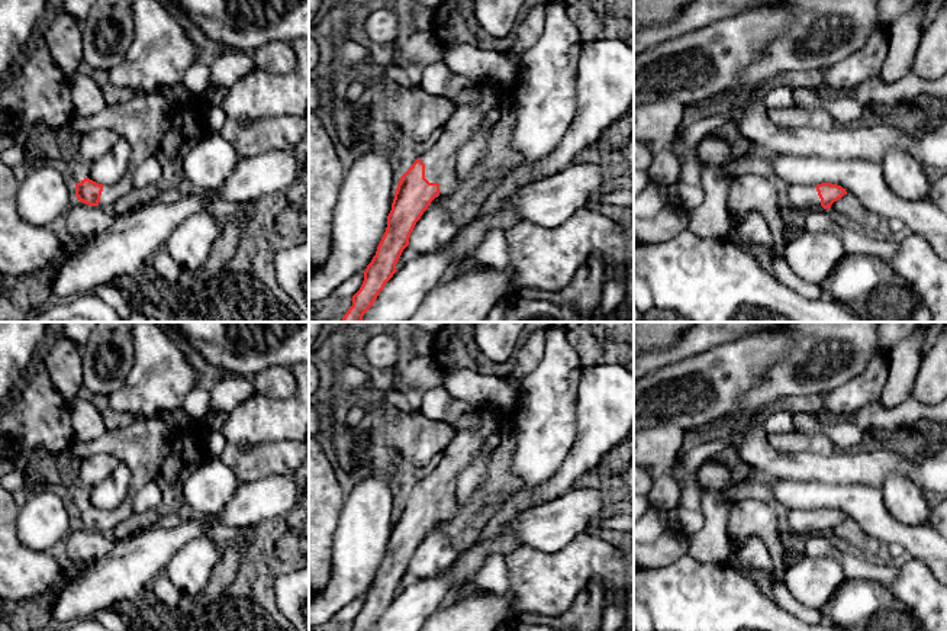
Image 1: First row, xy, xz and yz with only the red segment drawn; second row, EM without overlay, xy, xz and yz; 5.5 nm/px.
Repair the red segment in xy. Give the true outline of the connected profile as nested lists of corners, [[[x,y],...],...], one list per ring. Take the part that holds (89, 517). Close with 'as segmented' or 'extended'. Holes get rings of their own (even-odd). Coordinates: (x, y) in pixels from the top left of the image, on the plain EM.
[[[131,499],[122,502],[112,511],[103,511],[84,502],[80,508],[75,509],[75,521],[77,525],[88,531],[99,531],[104,537],[112,537],[116,525],[128,519],[131,514]]]; extended

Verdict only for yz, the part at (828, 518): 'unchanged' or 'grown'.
grown

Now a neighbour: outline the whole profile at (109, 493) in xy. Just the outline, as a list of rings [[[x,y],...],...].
[[[120,463],[106,480],[86,492],[86,503],[103,511],[112,511],[131,499],[131,482],[132,471]]]

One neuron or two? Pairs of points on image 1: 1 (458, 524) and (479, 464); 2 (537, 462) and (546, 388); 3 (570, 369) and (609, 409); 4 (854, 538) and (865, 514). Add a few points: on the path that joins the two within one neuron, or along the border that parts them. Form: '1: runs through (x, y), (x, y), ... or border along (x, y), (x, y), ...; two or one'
1: border along (486, 476), (486, 482), (467, 504), (457, 502); two
2: runs through (544, 443), (546, 406); one
3: border along (585, 367), (579, 382), (576, 411); two
4: border along (847, 517), (881, 543); two

